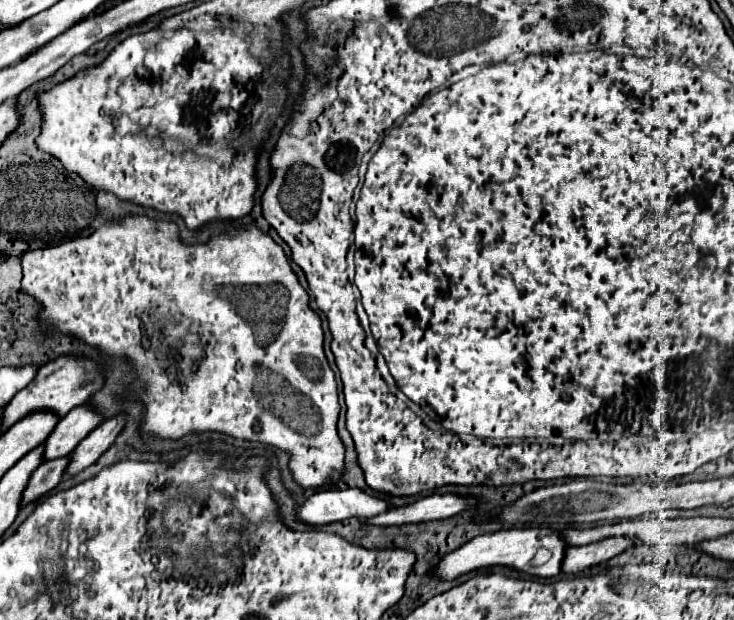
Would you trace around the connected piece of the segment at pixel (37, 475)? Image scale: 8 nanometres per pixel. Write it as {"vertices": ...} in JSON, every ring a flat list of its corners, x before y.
{"vertices":[[58,457,58,459,50,459,50,461,44,461,38,471,34,471,34,477,30,477,30,483,24,491,24,497,22,497,22,505,38,499,40,495,48,493,50,489,54,489,60,479,64,477,66,469,70,465,70,457]]}

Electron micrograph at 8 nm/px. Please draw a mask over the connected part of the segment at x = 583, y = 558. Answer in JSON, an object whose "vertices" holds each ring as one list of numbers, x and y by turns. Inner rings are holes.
{"vertices":[[618,535,618,537,606,537,602,541,590,543,590,545,580,545,580,547,568,547,566,551,566,559,562,561,562,571,568,575,576,575,592,565,604,563,610,557,626,551,628,547,636,545,638,541,626,535]]}

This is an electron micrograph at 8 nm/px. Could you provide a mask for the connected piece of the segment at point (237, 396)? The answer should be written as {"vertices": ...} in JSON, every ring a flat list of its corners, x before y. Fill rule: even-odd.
{"vertices":[[126,217,126,219,122,219,122,223,102,225,90,237,78,237,78,239,66,241,66,243,56,245,56,247,26,251,20,255,20,265,22,265,22,273,24,273,24,279,22,279,24,291,42,303,40,319,42,319,44,327,52,325,56,331,76,335,82,341,86,341,88,345,106,349,106,353,112,357,129,358,135,363,137,379,130,386,129,396,146,403,146,417,142,423,144,433,154,433,160,437,178,439,190,431,222,431,222,433,228,433,228,435,238,437,238,439,262,441,262,443,268,443,268,445,274,445,278,449,288,451,290,453,290,471,294,473,294,479,306,489,320,487,328,479,334,479,334,481,340,479,340,475,344,471,344,445,336,433,336,423,338,423,338,413,340,413,338,391,336,391,338,385,336,385,334,371,330,369,326,355,324,355,324,347,322,347,324,333,320,327,320,317,308,307,308,293,298,283,298,277,290,269,282,247,276,245,272,237,268,237,260,229,248,225,248,227,236,229,232,233,216,235,206,245,184,245,178,239,178,227,170,221,152,221,148,217],[178,313,182,313,186,319,192,321,192,325,188,327,188,333,198,335,198,341,202,343,202,349,204,349,204,357,196,363,196,371,190,377,182,379,182,383,178,383,176,373,170,371,174,363,168,357,168,345,166,345,168,341,164,339,162,329,160,329,160,321,168,323],[143,324,154,326,154,331,150,337,144,337]]}

